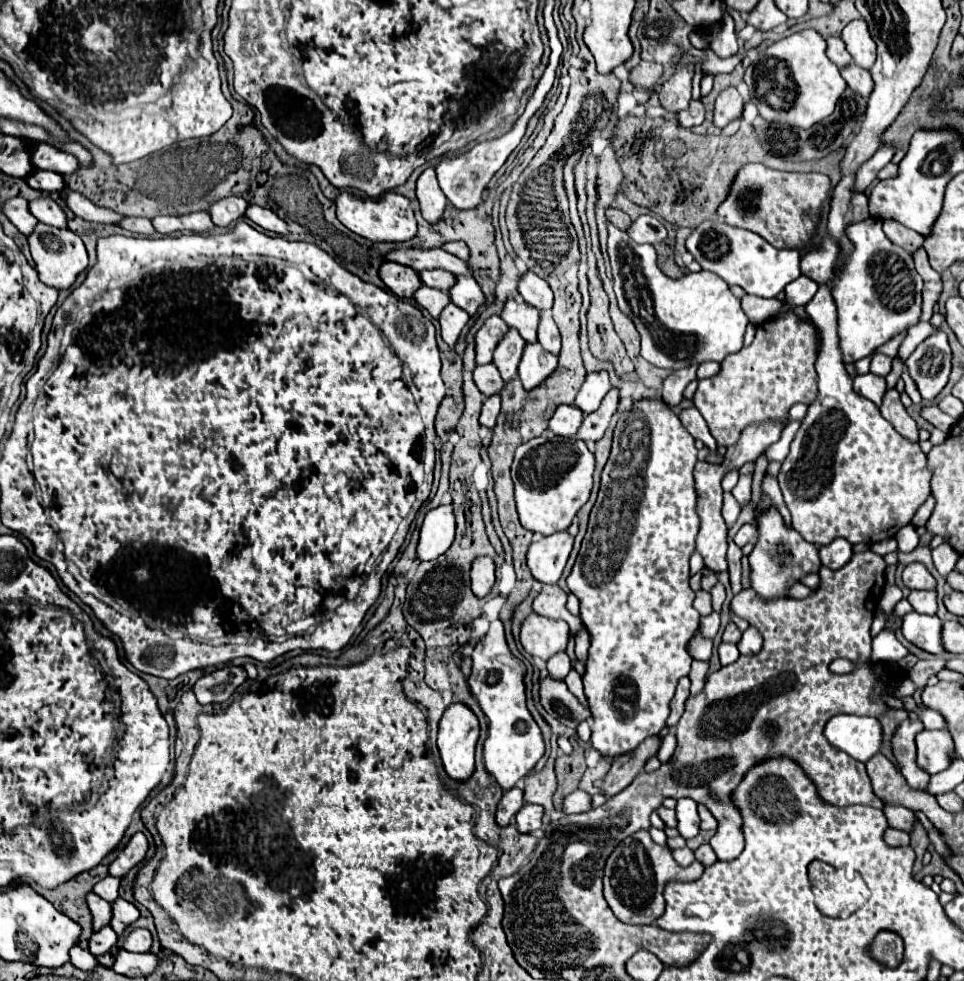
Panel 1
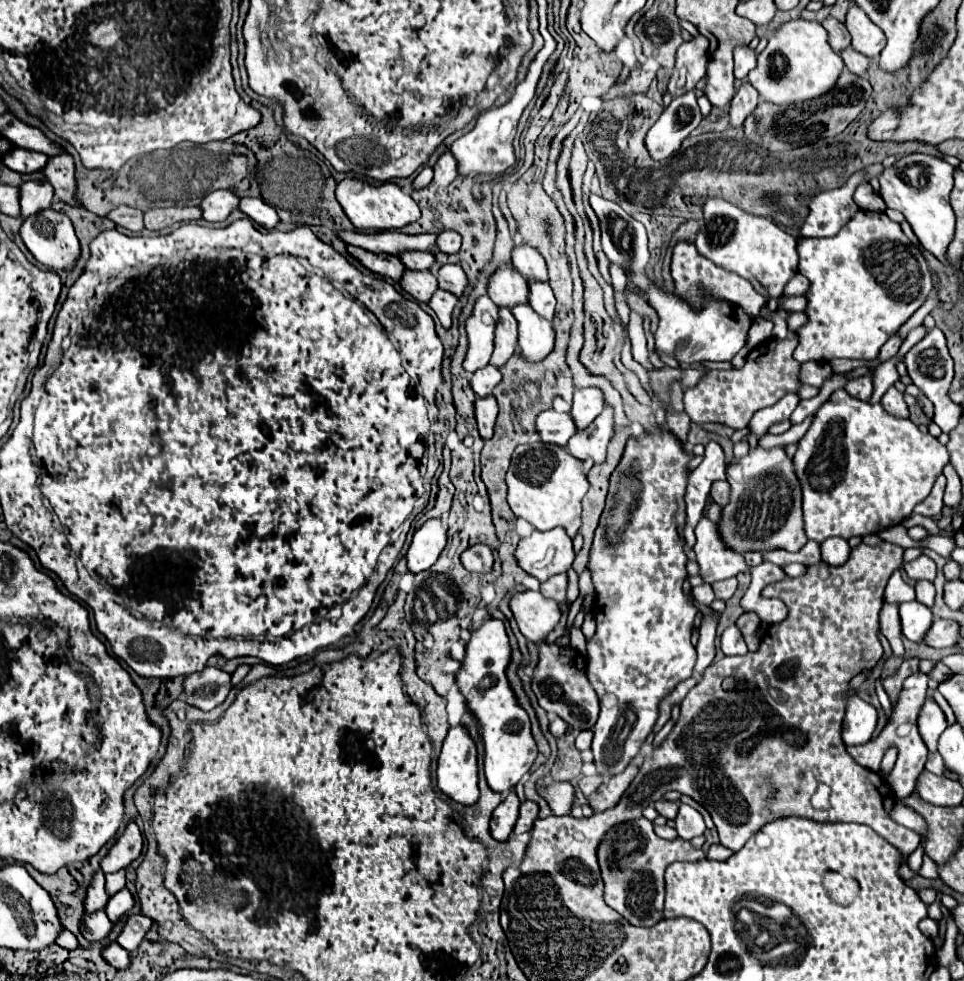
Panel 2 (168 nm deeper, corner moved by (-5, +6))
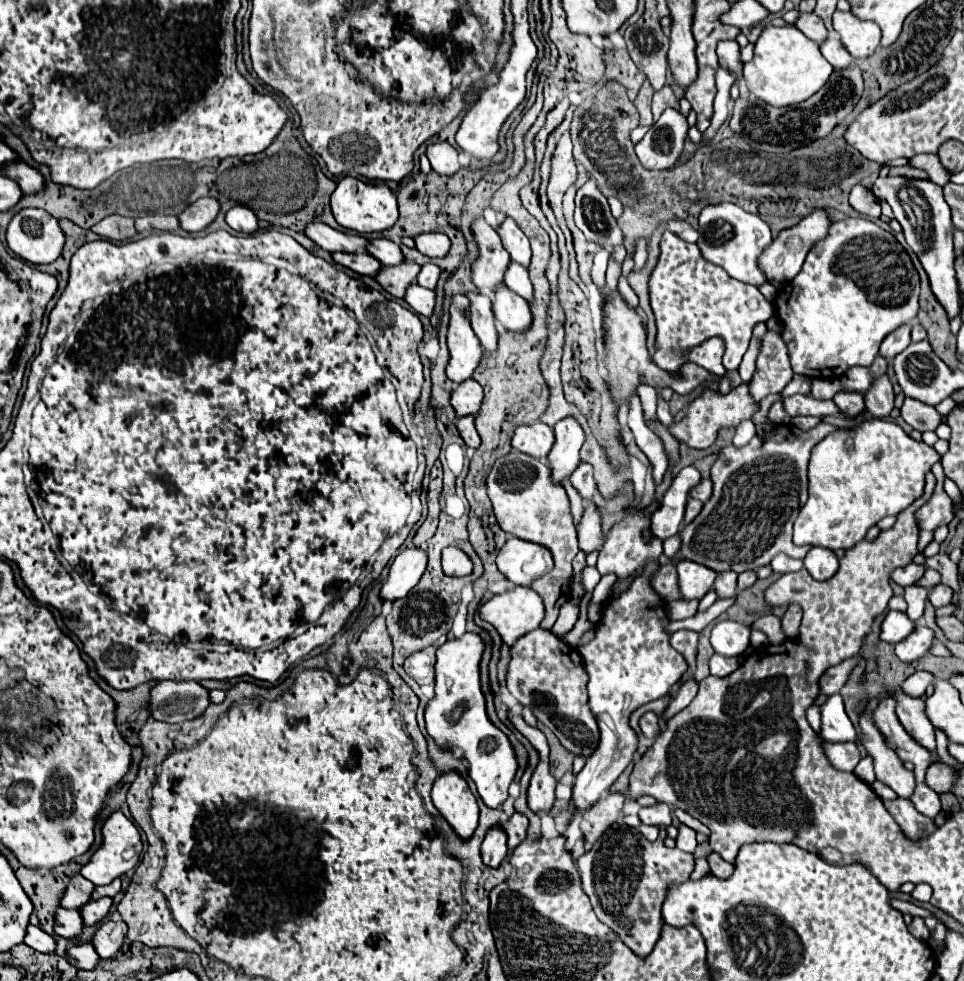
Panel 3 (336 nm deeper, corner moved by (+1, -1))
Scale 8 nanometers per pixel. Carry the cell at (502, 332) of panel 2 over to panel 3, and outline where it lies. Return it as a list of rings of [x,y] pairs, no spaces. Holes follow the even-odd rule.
[[[467,292],[469,304],[473,304],[473,316],[469,314],[471,328],[477,334],[481,346],[485,350],[495,350],[497,348],[497,330],[495,330],[495,316],[491,310],[491,300],[489,296],[481,292]]]

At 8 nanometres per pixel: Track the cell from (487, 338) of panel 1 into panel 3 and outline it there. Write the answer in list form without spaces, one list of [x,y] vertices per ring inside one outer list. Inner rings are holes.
[[[455,294],[451,300],[447,348],[449,348],[449,364],[445,368],[447,376],[455,384],[471,378],[473,370],[481,362],[483,348],[469,324],[469,300],[463,294]]]

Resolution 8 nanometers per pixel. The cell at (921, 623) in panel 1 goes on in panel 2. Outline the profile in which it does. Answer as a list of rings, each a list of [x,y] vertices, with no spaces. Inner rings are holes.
[[[919,601],[901,603],[899,605],[899,617],[901,617],[901,631],[909,641],[923,643],[923,637],[927,635],[927,629],[931,627],[933,615],[931,609],[921,605]]]

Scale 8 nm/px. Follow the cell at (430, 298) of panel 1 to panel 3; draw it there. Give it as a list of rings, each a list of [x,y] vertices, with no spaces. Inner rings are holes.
[[[405,260],[405,262],[401,262],[401,264],[397,264],[397,266],[383,266],[383,268],[375,274],[375,280],[377,280],[377,282],[383,286],[383,290],[387,290],[391,296],[403,298],[407,286],[415,282],[419,270],[421,270],[419,264]]]

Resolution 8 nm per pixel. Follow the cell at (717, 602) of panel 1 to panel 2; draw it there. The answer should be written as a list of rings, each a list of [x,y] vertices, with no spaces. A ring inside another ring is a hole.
[[[731,577],[731,579],[723,579],[723,581],[715,581],[715,585],[711,585],[711,587],[713,587],[717,599],[727,601],[735,593],[735,589],[737,589],[737,579]]]

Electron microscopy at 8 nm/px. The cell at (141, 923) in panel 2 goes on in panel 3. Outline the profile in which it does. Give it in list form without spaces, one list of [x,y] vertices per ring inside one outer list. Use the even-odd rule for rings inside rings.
[[[105,920],[105,922],[101,922],[99,930],[93,934],[91,944],[93,944],[93,948],[97,948],[101,958],[111,958],[123,946],[125,934],[127,934],[125,922]]]

